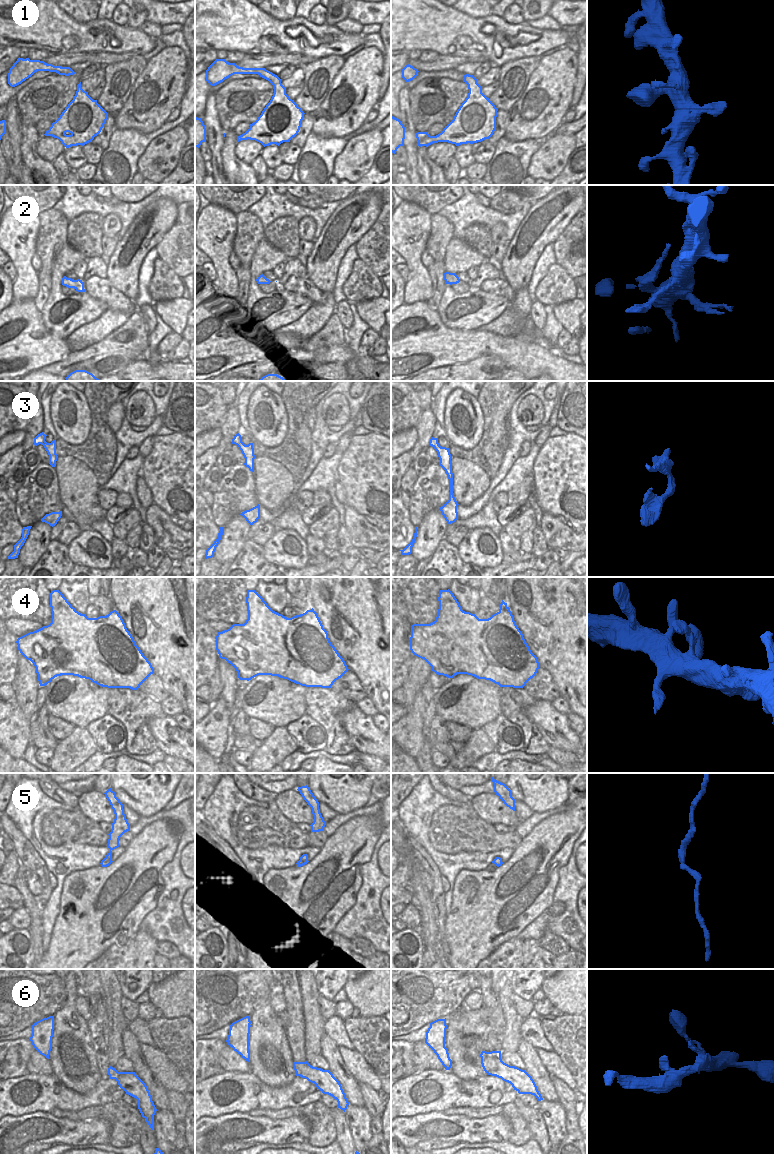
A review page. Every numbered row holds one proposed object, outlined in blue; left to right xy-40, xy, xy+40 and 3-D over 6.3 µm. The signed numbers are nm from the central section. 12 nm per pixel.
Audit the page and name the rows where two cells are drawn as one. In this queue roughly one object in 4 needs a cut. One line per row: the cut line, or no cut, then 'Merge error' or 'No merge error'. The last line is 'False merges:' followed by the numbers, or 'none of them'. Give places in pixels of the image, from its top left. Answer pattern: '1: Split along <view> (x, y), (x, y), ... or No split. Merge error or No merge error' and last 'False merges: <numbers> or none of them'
1: No split. No merge error
2: No split. No merge error
3: Split along xy (241, 438), (237, 445). Merge error
4: No split. No merge error
5: No split. No merge error
6: No split. No merge error
False merges: 3

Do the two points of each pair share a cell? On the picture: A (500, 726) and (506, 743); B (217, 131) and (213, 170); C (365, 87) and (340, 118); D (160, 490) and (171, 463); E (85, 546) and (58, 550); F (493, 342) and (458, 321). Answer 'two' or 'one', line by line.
A: one
B: one
C: one
D: one
E: two
F: two

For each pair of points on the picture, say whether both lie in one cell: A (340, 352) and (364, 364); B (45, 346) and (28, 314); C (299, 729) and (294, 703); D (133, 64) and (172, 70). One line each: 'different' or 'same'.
A: same
B: same
C: different
D: different

